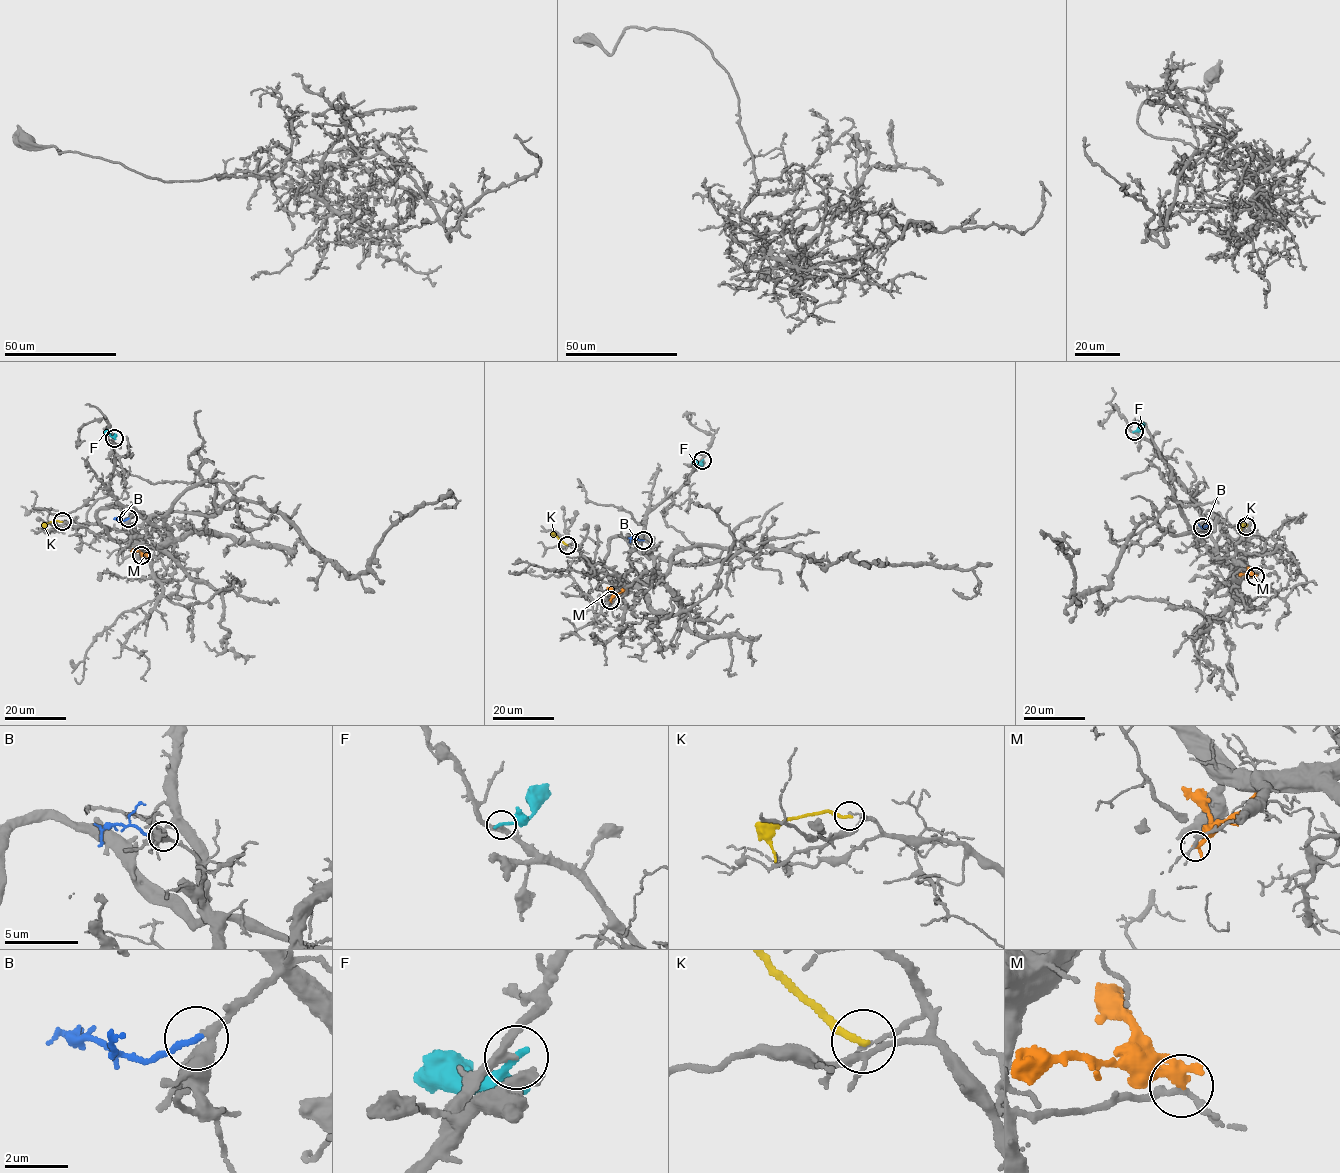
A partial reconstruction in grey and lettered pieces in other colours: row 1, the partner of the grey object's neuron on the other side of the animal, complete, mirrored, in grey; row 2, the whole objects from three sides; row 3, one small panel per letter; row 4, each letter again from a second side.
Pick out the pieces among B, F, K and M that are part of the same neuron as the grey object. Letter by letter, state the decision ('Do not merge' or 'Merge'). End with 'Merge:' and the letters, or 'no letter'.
B: Merge
F: Do not merge
K: Do not merge
M: Do not merge
Merge: B

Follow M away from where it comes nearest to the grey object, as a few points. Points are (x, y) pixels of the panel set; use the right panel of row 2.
M: (1255, 576), (1238, 574)

